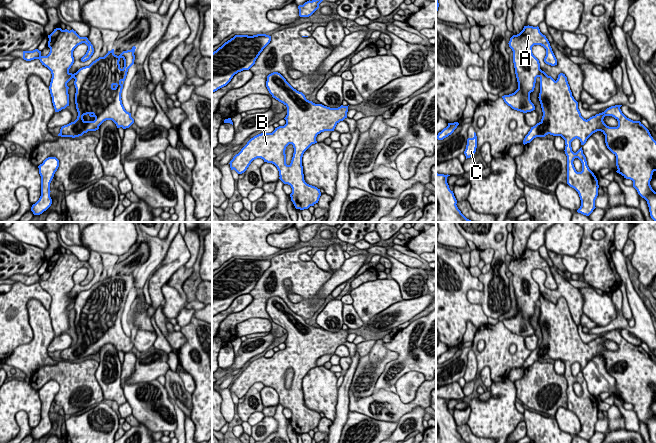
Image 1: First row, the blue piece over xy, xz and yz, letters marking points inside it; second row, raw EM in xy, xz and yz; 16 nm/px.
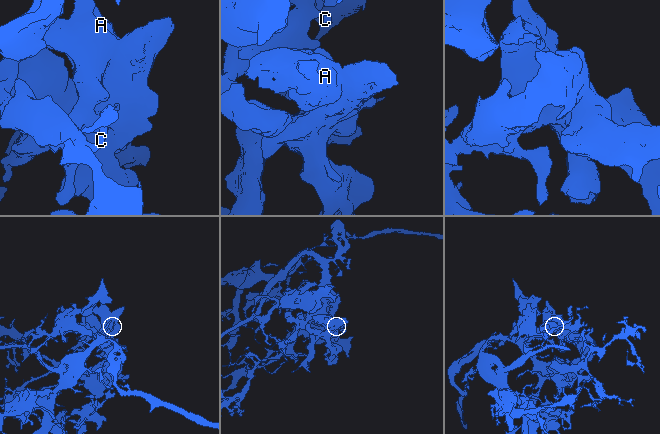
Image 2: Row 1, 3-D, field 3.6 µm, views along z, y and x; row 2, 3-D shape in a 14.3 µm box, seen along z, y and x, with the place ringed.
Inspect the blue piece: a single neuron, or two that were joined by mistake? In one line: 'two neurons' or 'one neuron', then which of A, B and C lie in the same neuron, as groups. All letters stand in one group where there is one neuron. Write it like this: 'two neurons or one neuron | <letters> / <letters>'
one neuron | A B C

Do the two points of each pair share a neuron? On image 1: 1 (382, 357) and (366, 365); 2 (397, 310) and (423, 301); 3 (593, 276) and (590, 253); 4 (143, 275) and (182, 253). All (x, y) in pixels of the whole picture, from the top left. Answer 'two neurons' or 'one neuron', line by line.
1: one neuron
2: one neuron
3: one neuron
4: two neurons

